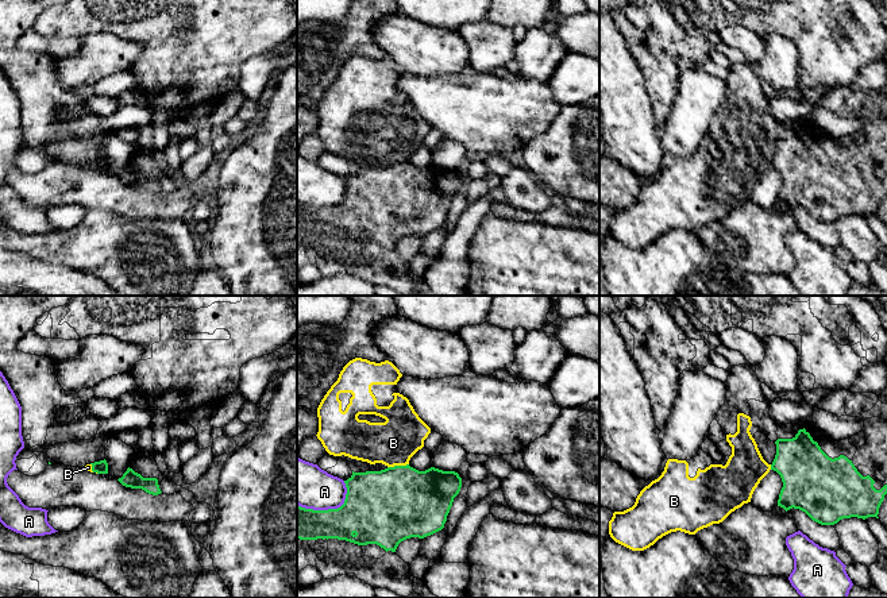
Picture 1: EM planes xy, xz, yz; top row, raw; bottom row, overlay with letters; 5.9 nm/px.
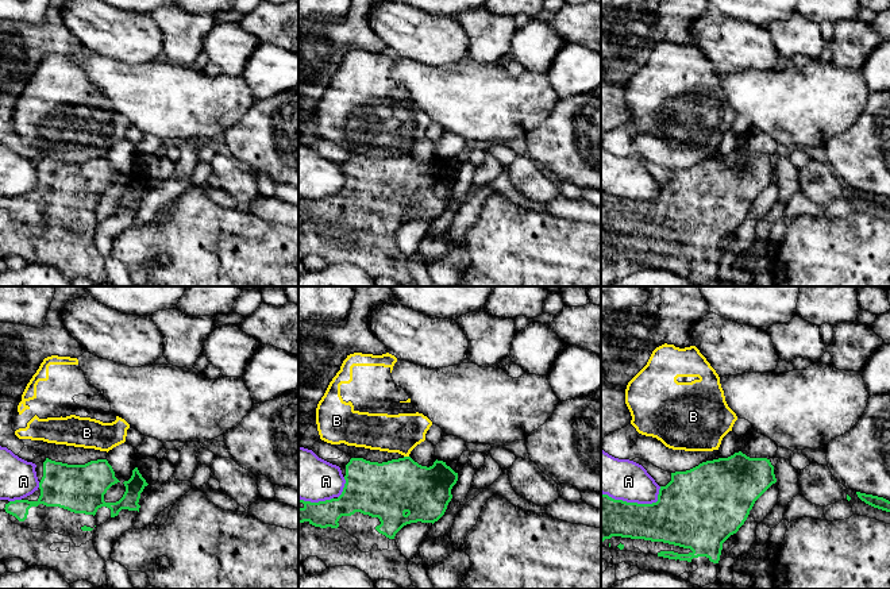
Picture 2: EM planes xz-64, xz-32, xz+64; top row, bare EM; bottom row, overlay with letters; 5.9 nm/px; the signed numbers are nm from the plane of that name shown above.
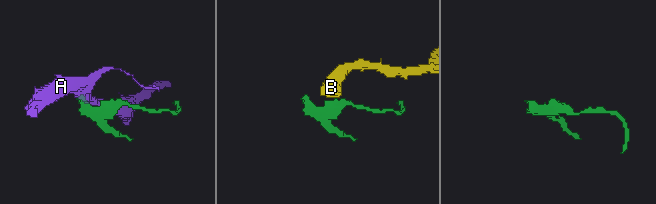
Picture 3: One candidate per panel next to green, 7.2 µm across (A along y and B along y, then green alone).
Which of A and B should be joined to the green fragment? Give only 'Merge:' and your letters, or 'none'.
Merge: none

